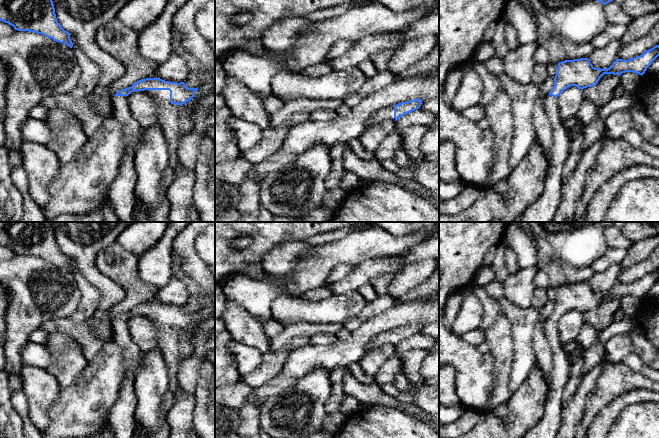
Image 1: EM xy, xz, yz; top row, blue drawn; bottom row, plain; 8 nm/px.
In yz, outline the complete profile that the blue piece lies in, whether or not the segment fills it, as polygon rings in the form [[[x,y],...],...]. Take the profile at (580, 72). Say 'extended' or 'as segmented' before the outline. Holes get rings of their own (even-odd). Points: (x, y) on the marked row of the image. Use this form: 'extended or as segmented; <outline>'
extended; [[[656,45],[653,48],[645,51],[640,56],[636,56],[629,60],[617,59],[607,69],[595,68],[590,63],[588,58],[565,60],[558,63],[557,72],[554,78],[554,86],[550,93],[546,96],[545,100],[546,113],[553,126],[553,153],[547,170],[545,188],[541,197],[534,204],[529,206],[518,219],[510,222],[553,222],[557,209],[560,205],[563,188],[562,173],[570,150],[570,139],[559,115],[557,97],[564,90],[571,86],[576,86],[581,90],[587,87],[595,86],[604,74],[614,74],[620,76],[625,72],[634,72],[643,76],[647,68],[658,56],[659,45]]]

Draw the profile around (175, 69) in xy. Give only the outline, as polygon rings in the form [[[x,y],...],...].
[[[172,53],[167,60],[158,65],[157,73],[162,80],[180,83],[186,81],[190,69],[180,55]]]

